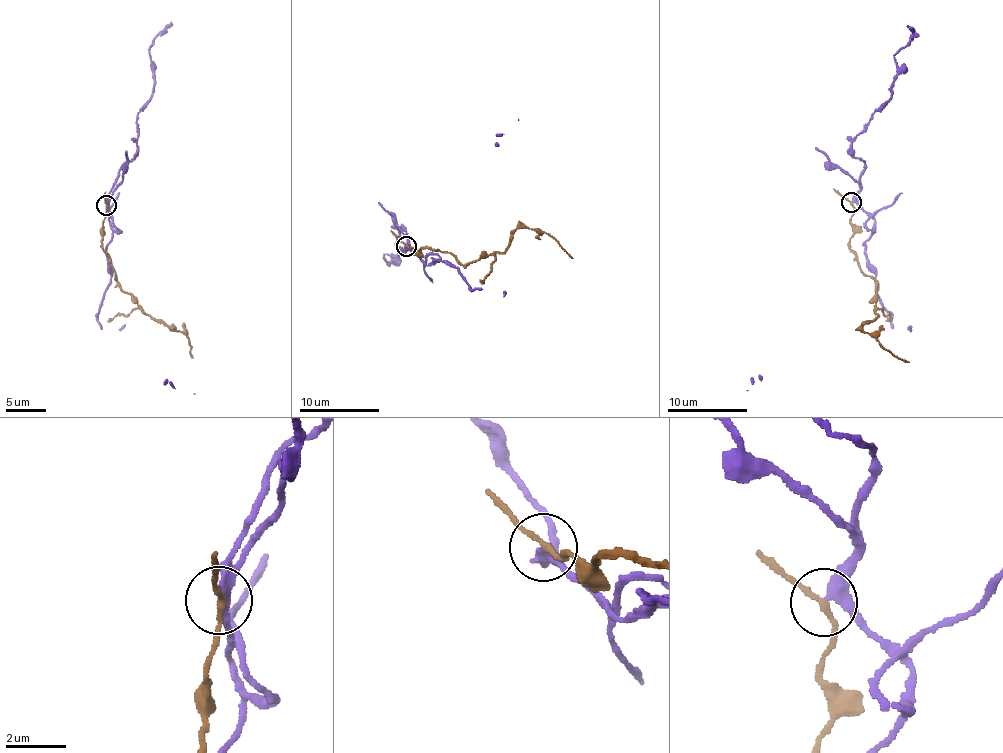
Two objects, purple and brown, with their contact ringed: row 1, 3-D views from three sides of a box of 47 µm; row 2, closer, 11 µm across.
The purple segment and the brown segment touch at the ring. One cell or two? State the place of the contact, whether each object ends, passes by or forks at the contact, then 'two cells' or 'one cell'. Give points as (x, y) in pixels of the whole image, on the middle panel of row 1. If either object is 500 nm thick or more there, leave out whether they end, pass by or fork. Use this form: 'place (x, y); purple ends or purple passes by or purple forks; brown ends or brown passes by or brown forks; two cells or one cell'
place (406, 246); purple passes by; brown passes by; two cells

